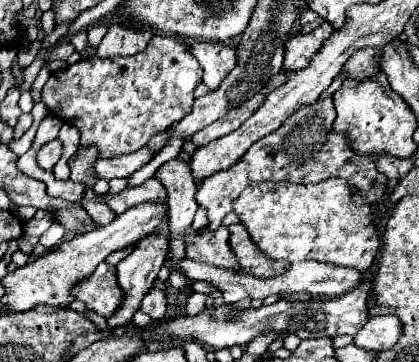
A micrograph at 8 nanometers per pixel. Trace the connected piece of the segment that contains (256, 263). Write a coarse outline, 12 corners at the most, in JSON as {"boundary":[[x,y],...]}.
{"boundary":[[229,225],[229,243],[239,271],[275,277],[287,261],[267,259],[243,225]]}

